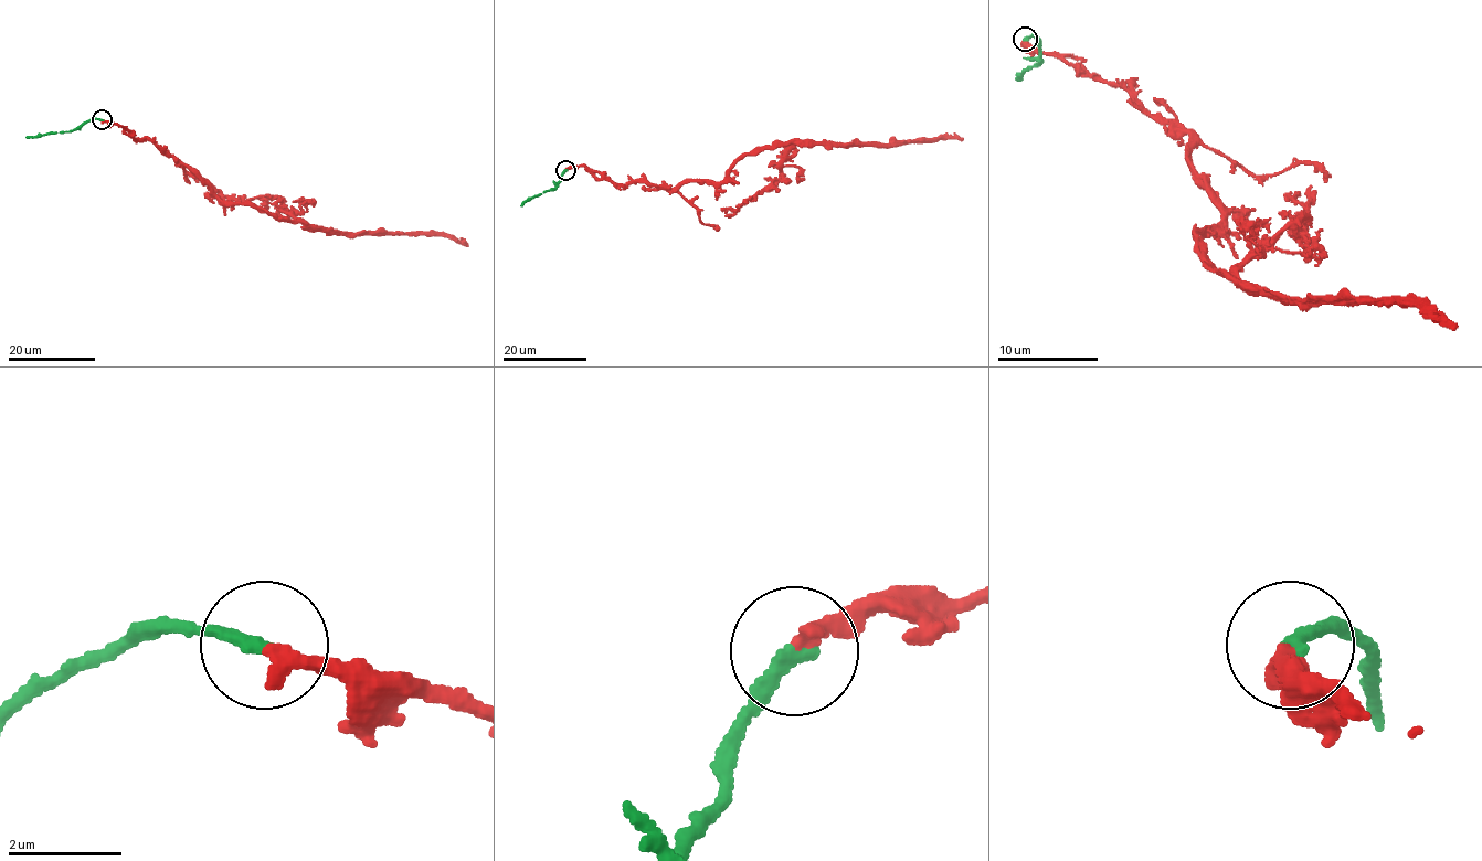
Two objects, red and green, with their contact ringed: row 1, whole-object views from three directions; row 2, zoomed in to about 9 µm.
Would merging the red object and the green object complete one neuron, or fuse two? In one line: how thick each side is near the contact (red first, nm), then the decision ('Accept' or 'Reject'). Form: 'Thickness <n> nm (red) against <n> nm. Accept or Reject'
Thickness 300 nm (red) against 280 nm. Accept

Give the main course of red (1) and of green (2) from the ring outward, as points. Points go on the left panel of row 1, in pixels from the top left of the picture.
1: (102, 119), (120, 125), (136, 139), (147, 138), (197, 172), (221, 200), (335, 231), (454, 236), (467, 245)
2: (102, 119), (93, 118), (72, 130), (25, 137)

